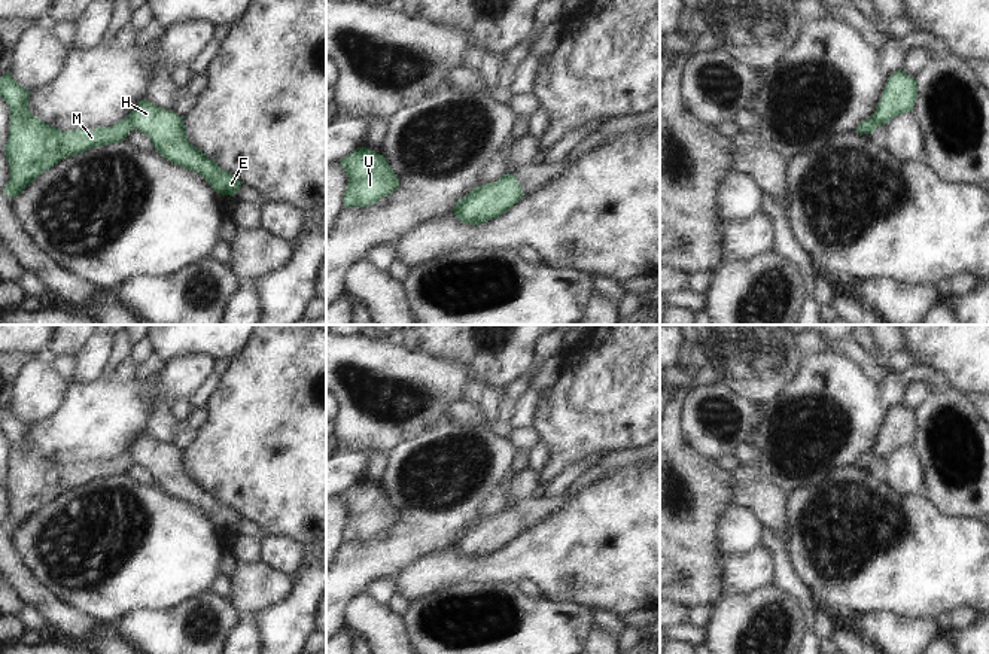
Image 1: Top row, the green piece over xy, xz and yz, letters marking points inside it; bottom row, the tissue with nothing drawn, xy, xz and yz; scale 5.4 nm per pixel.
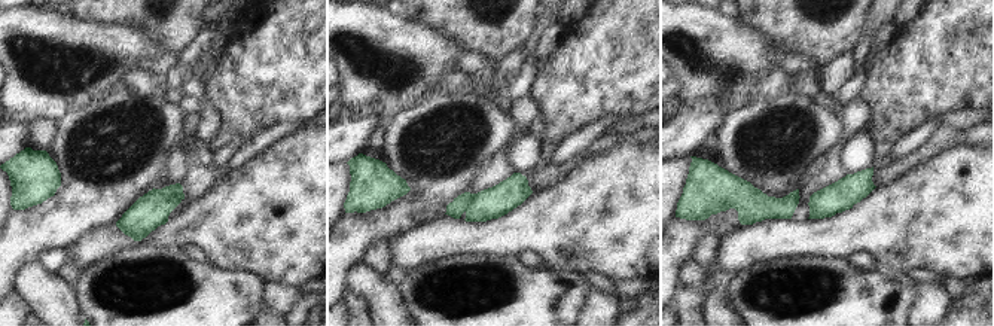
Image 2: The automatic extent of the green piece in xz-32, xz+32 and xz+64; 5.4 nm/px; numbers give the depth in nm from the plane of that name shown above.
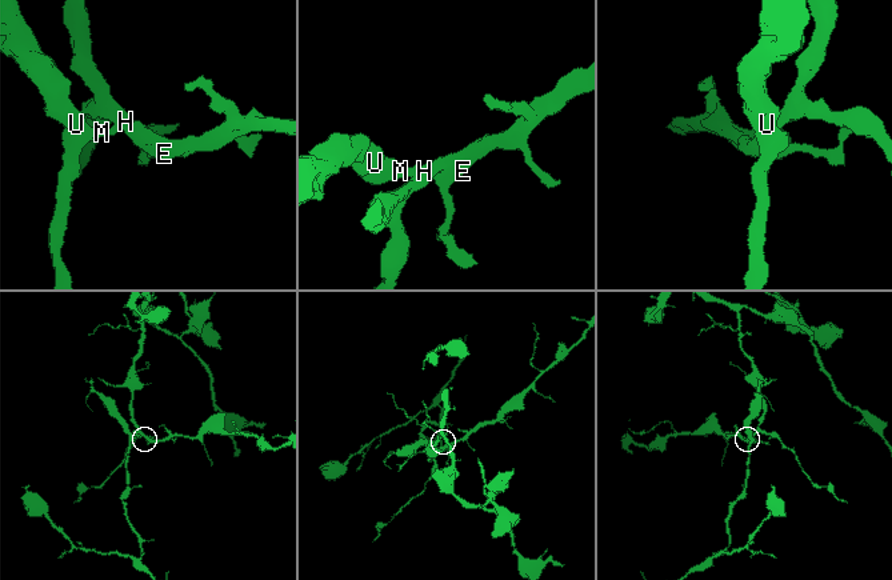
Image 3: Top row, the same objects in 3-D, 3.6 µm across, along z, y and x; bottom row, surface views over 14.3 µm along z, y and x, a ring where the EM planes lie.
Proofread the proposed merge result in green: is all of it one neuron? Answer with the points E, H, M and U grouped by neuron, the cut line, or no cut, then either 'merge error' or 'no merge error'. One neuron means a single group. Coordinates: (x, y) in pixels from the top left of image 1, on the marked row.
groups E H / M U; cut yz (870, 118), (881, 124); merge error

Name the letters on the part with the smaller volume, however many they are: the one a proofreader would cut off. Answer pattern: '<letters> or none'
M, U

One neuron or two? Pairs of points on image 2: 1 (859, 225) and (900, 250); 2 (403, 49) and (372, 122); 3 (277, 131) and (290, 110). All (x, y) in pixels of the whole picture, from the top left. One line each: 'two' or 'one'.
1: one
2: two
3: two

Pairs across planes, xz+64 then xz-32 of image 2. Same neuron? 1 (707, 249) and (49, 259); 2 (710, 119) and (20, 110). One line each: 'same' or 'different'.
1: same
2: different

